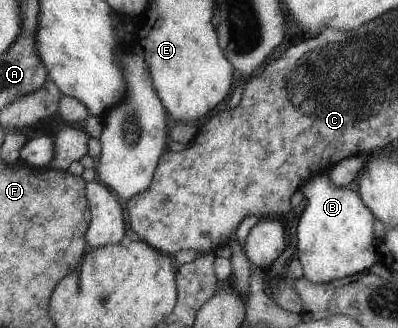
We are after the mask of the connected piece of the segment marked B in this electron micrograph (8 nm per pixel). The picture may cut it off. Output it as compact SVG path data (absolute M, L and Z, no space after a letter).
M327 171L314 175L300 188L307 201L295 228L295 258L301 264L302 277L311 284L327 284L353 274L368 270L377 259L377 238L373 231L373 216L363 205L359 196L347 188L334 186Z

